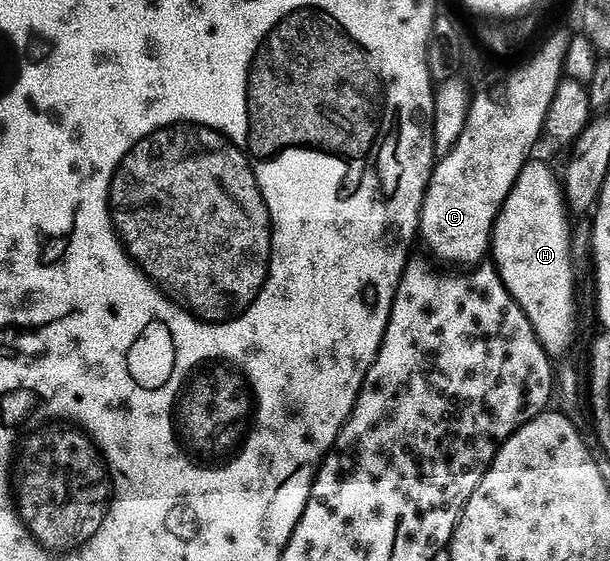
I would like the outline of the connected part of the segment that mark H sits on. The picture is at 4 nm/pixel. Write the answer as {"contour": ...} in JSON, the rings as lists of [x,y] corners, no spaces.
{"contour":[[[531,160],[520,172],[508,200],[502,205],[492,239],[492,262],[502,278],[502,284],[516,304],[524,308],[544,352],[551,360],[564,357],[573,348],[578,330],[578,298],[574,295],[574,262],[570,259],[572,225],[569,217],[571,215],[559,175],[558,178],[554,175],[552,167]]]}

